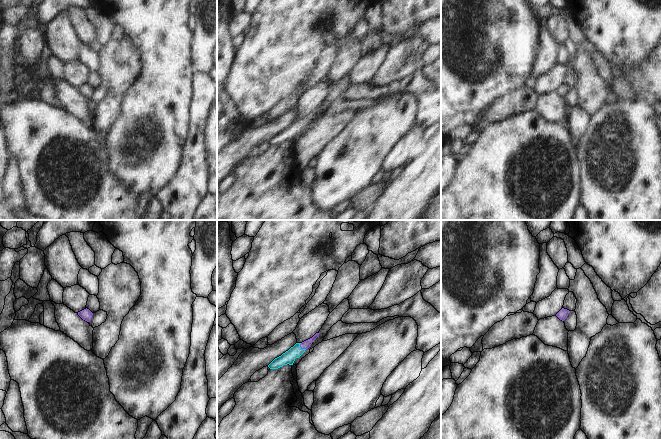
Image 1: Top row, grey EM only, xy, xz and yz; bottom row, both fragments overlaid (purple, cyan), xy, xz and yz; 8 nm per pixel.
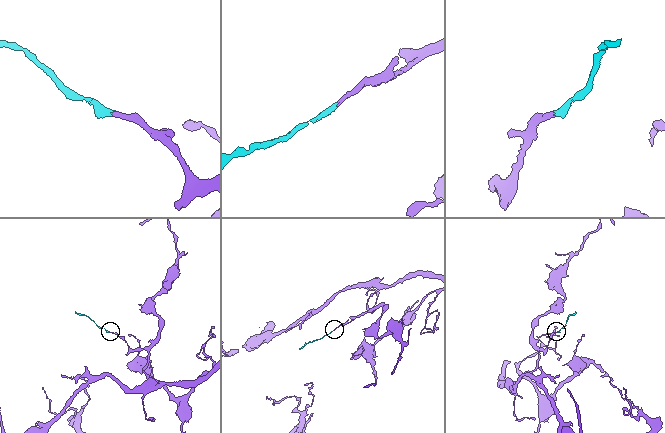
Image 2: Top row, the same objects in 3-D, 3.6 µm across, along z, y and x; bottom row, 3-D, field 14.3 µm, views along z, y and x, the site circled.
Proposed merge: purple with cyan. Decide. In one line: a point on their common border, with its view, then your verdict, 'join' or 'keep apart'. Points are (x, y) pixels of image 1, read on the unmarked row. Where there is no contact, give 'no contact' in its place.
contact xz (301, 123); join

